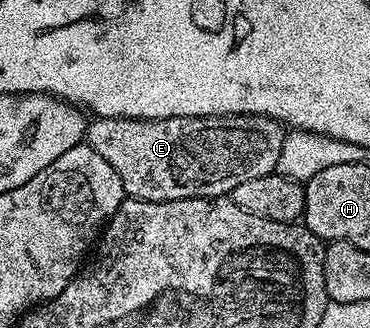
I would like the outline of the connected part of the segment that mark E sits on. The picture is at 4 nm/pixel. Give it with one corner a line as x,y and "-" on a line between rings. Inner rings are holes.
255,113
155,121
94,117
87,124
84,141
120,175
127,198
179,201
185,197
224,197
247,179
275,172
286,134
282,122

